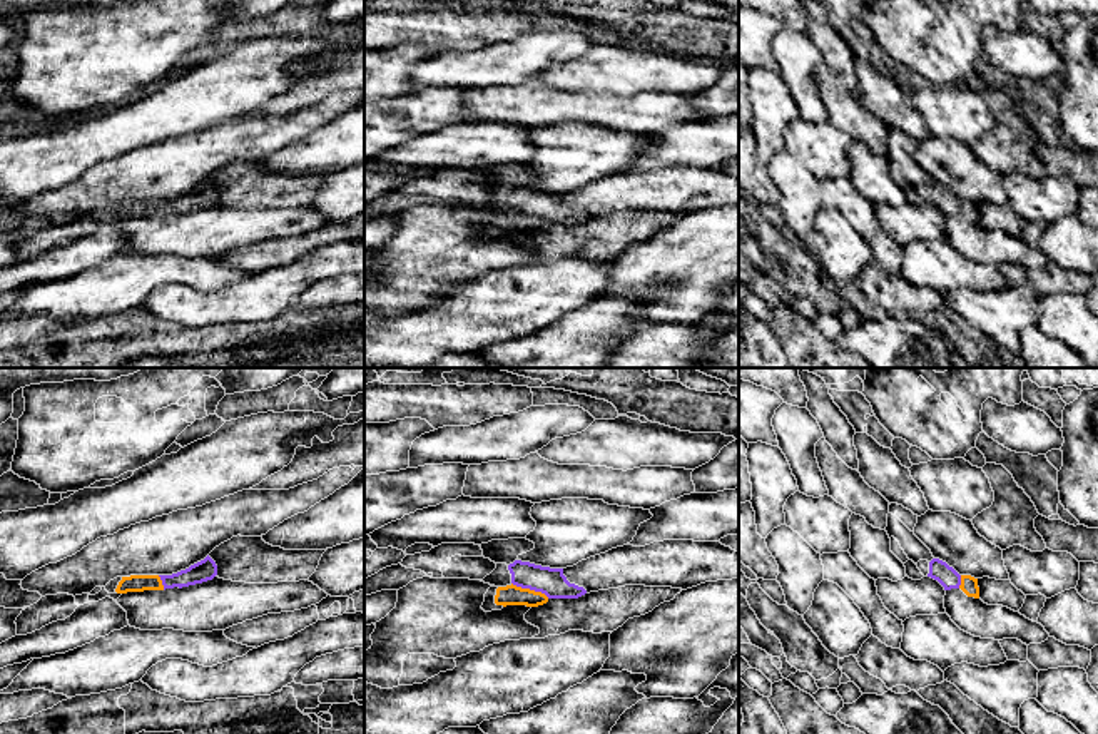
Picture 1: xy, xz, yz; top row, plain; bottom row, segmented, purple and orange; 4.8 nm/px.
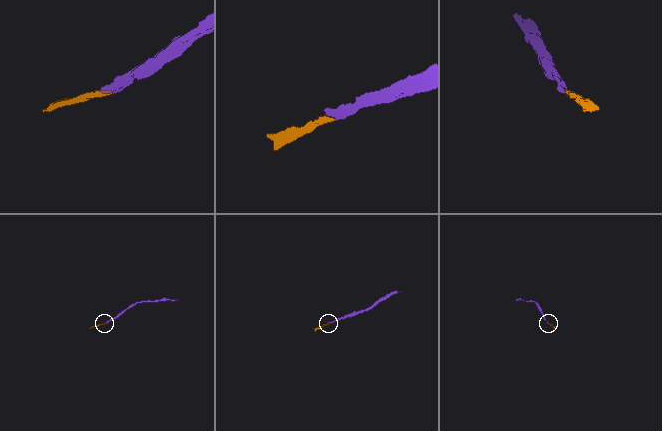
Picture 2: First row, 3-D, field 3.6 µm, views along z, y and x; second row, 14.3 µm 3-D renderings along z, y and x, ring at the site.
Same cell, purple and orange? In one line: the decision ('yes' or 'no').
yes

